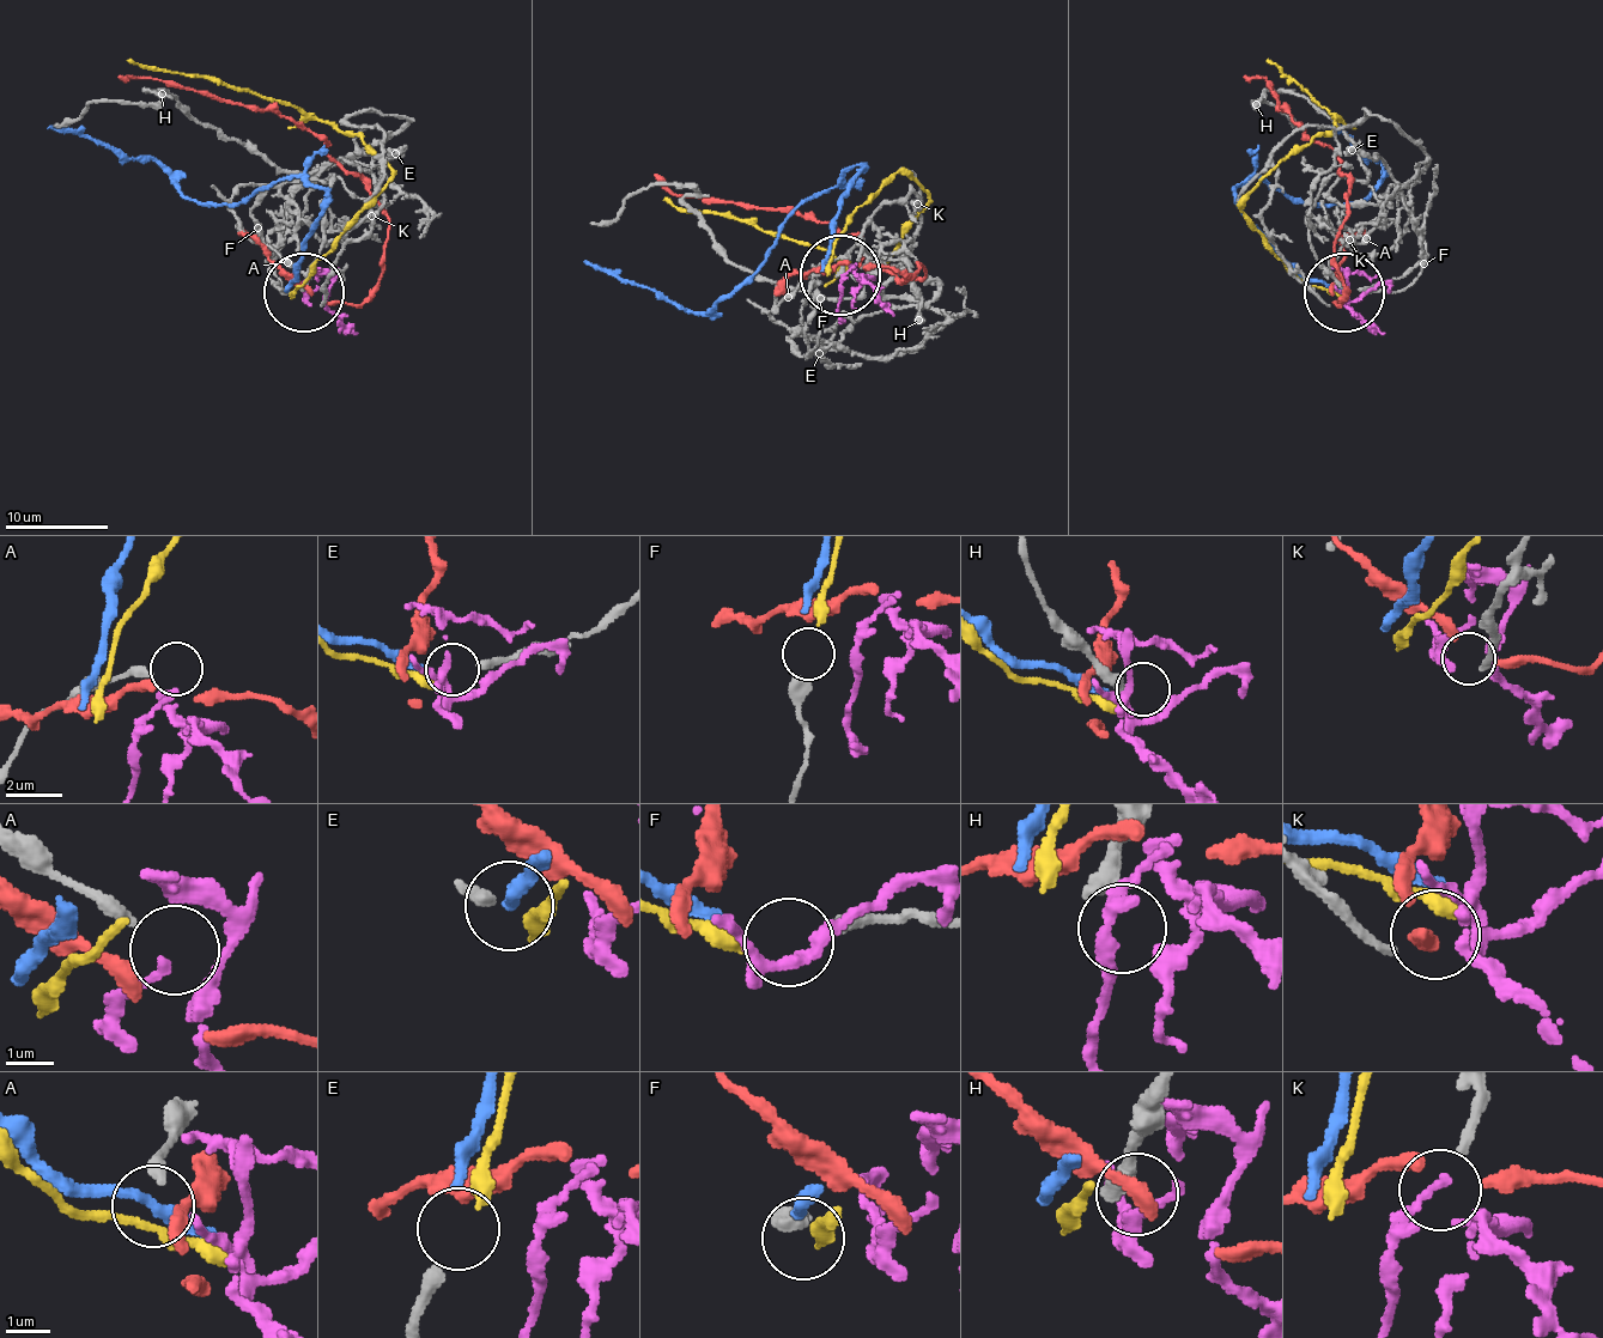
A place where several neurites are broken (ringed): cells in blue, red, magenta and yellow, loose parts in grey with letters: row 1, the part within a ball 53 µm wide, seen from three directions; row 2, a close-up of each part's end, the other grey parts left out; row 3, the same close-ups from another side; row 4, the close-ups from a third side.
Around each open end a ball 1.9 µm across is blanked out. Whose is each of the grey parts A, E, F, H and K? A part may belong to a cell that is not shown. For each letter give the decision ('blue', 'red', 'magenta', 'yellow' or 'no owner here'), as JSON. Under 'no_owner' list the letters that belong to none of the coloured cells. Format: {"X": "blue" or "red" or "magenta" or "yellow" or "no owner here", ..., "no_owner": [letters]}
{"A": "no owner here", "E": "blue", "F": "yellow", "H": "no owner here", "K": "magenta", "no_owner": ["A", "H"]}

